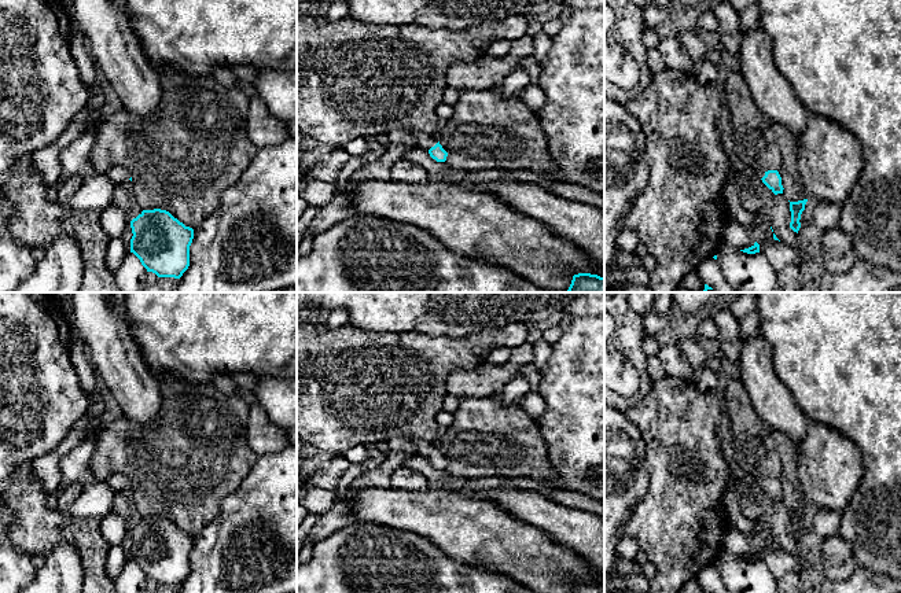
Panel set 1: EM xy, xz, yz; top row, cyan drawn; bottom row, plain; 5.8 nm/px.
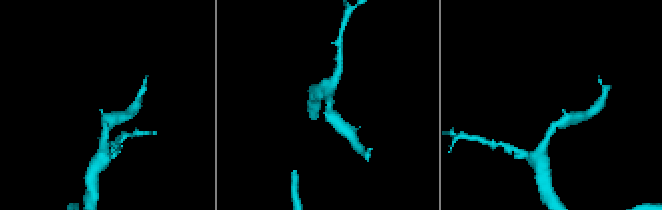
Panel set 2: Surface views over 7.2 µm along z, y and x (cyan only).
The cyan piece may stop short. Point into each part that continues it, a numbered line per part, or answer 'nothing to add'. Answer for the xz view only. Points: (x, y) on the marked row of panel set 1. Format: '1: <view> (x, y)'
1: xz (426, 142)

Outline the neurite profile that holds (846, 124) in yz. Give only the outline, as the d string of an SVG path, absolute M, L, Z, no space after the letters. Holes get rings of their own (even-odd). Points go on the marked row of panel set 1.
M757 0L760 23L772 40L773 62L788 81L797 97L809 111L831 118L847 129L858 141L864 154L864 167L856 187L842 205L839 225L853 240L857 261L868 261L878 268L901 273L901 0Z

